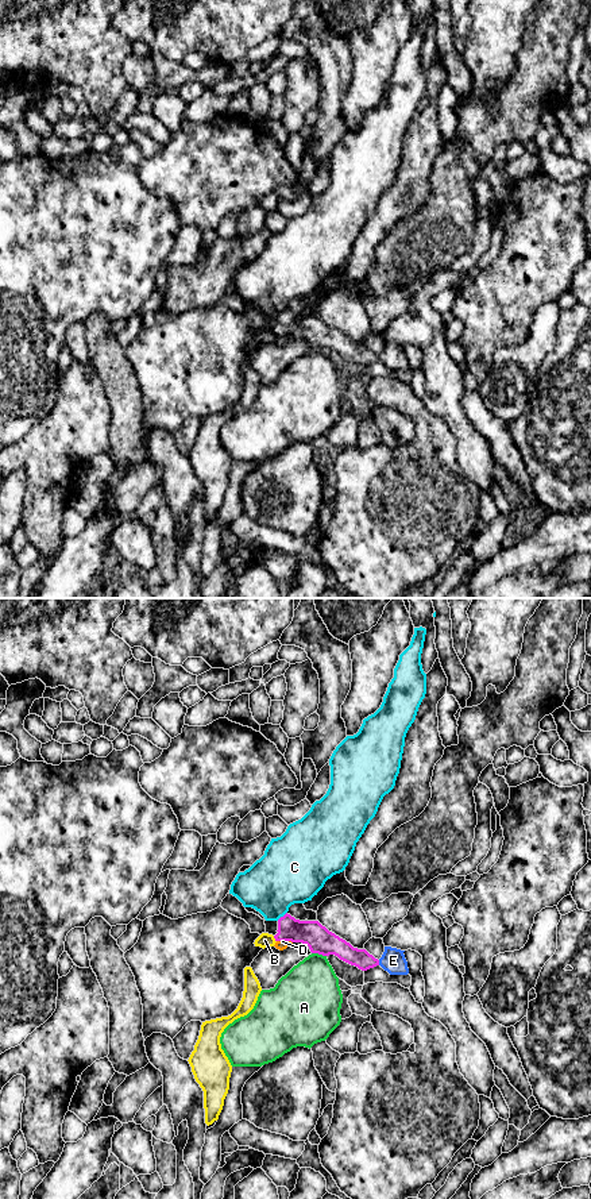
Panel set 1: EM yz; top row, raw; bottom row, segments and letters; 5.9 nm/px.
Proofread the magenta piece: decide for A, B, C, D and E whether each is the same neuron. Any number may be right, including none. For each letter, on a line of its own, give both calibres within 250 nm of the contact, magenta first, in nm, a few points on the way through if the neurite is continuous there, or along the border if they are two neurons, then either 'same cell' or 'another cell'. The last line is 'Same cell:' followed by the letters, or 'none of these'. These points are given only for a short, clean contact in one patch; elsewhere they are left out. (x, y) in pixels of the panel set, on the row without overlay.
A: 160/360 nm | along yz (312, 347), (325, 351) | another cell
B: 150/90 nm | along yz (273, 331), (275, 336) | another cell
C: 160/360 nm | along yz (286, 307), (277, 315) | another cell
D: 160/60 nm | along yz (277, 335), (289, 335), (292, 338) | another cell
E: 110/150 nm | along yz (378, 355), (379, 359) | another cell
Same cell: none of these

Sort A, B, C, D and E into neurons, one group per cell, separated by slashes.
A / B / C / D / E

